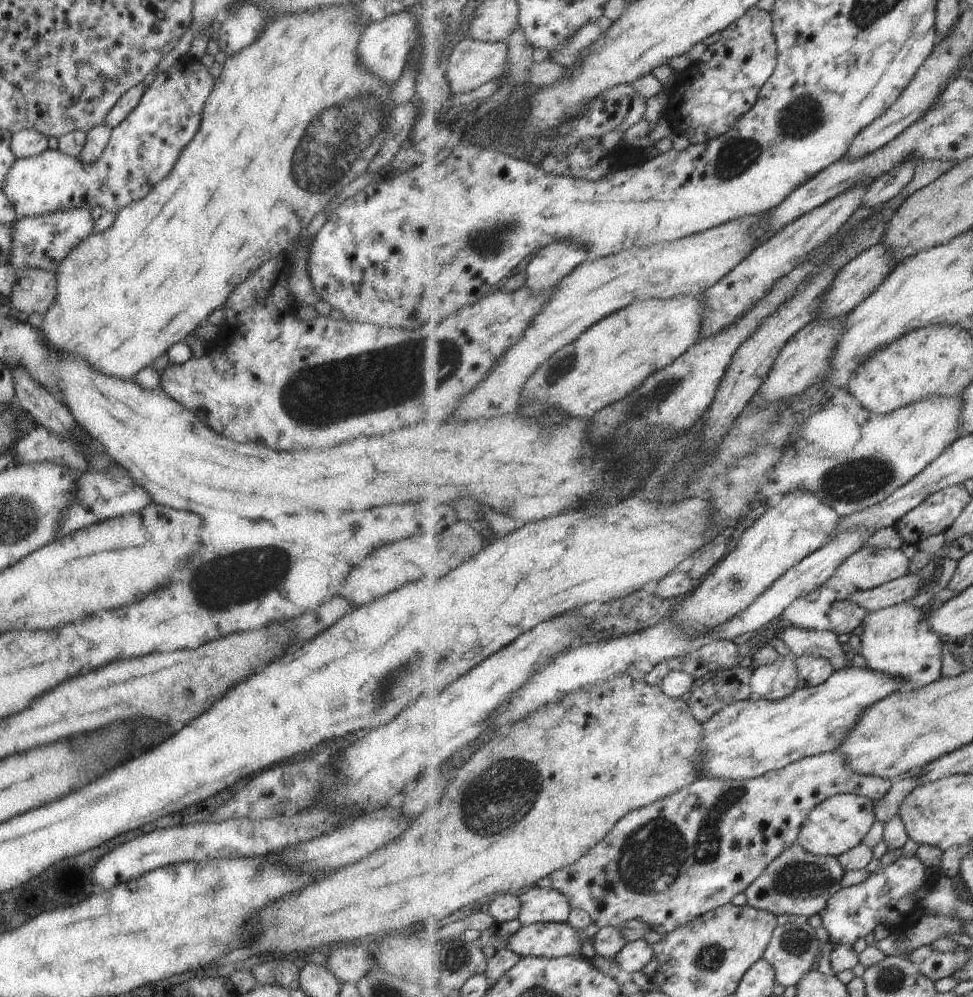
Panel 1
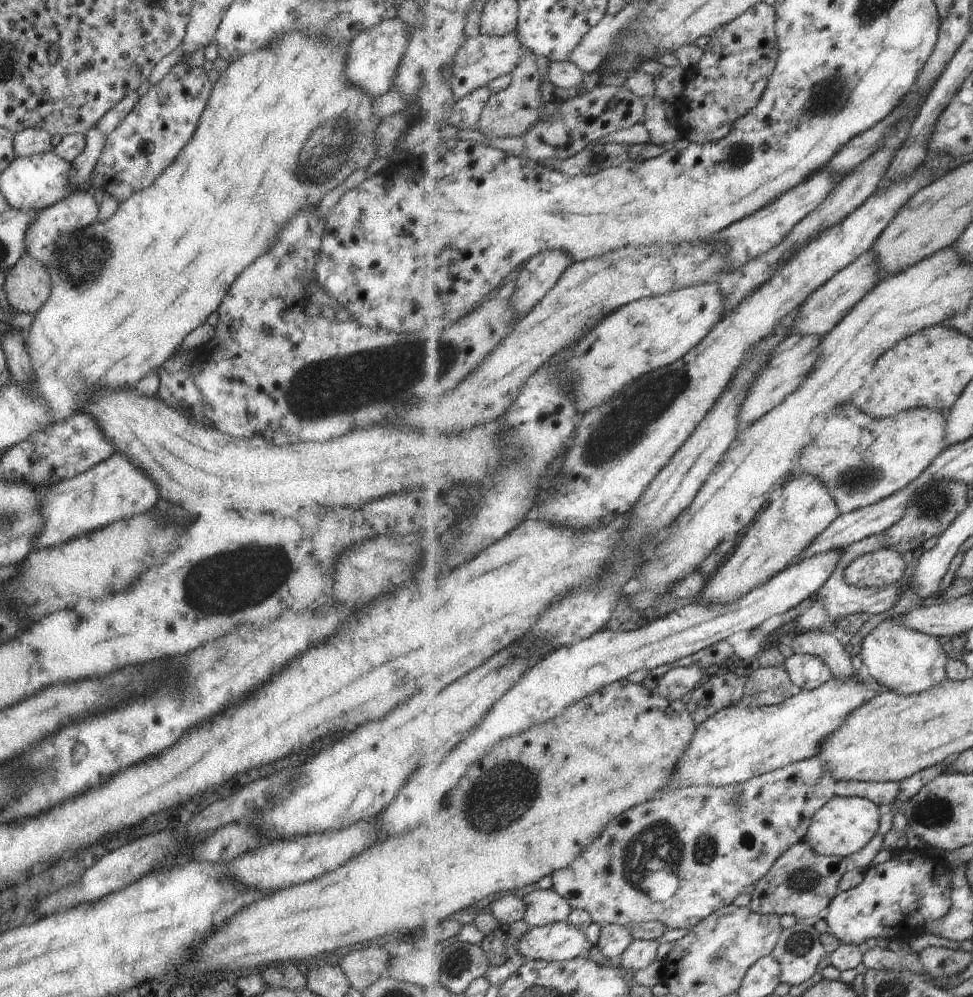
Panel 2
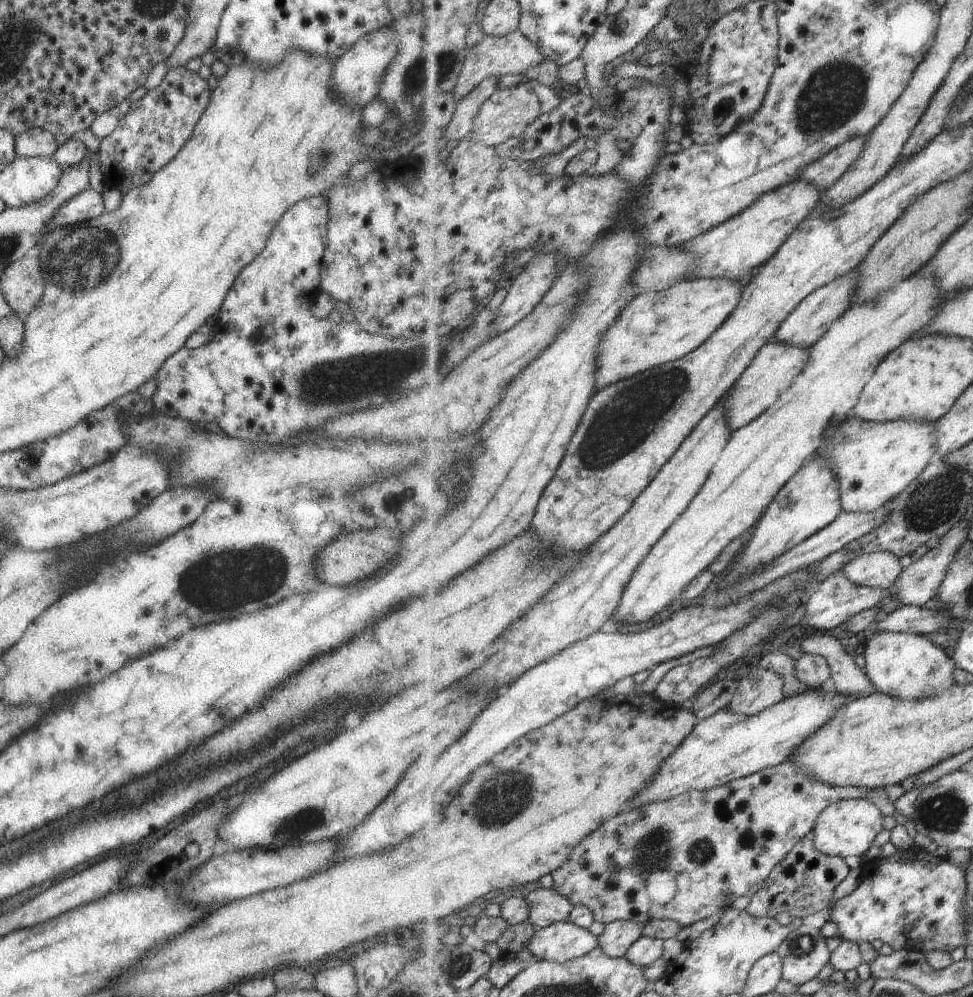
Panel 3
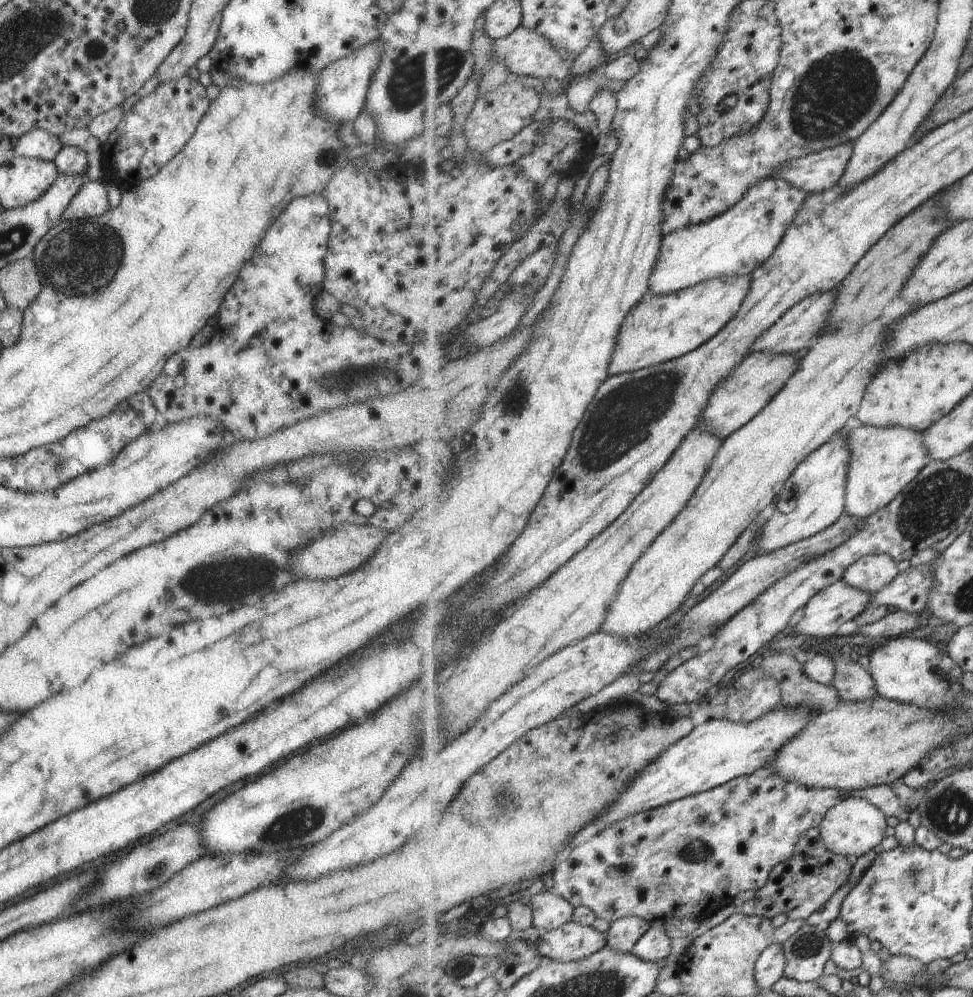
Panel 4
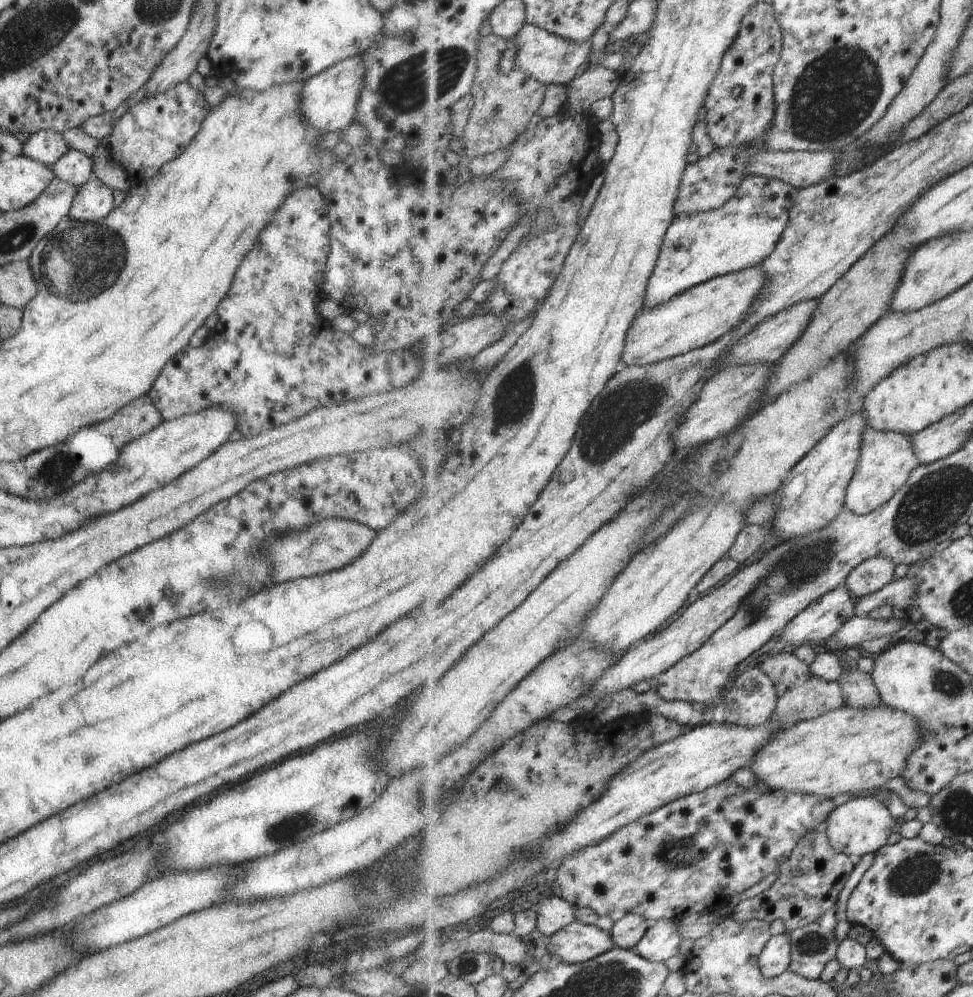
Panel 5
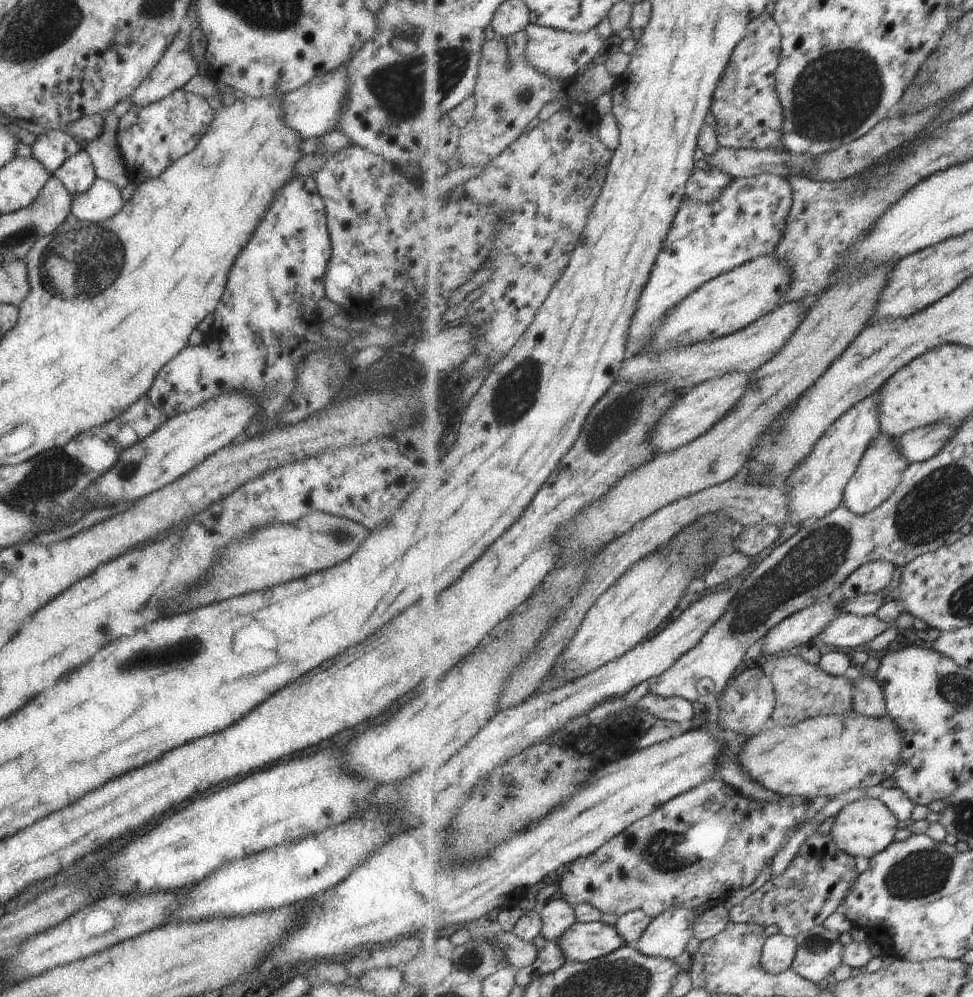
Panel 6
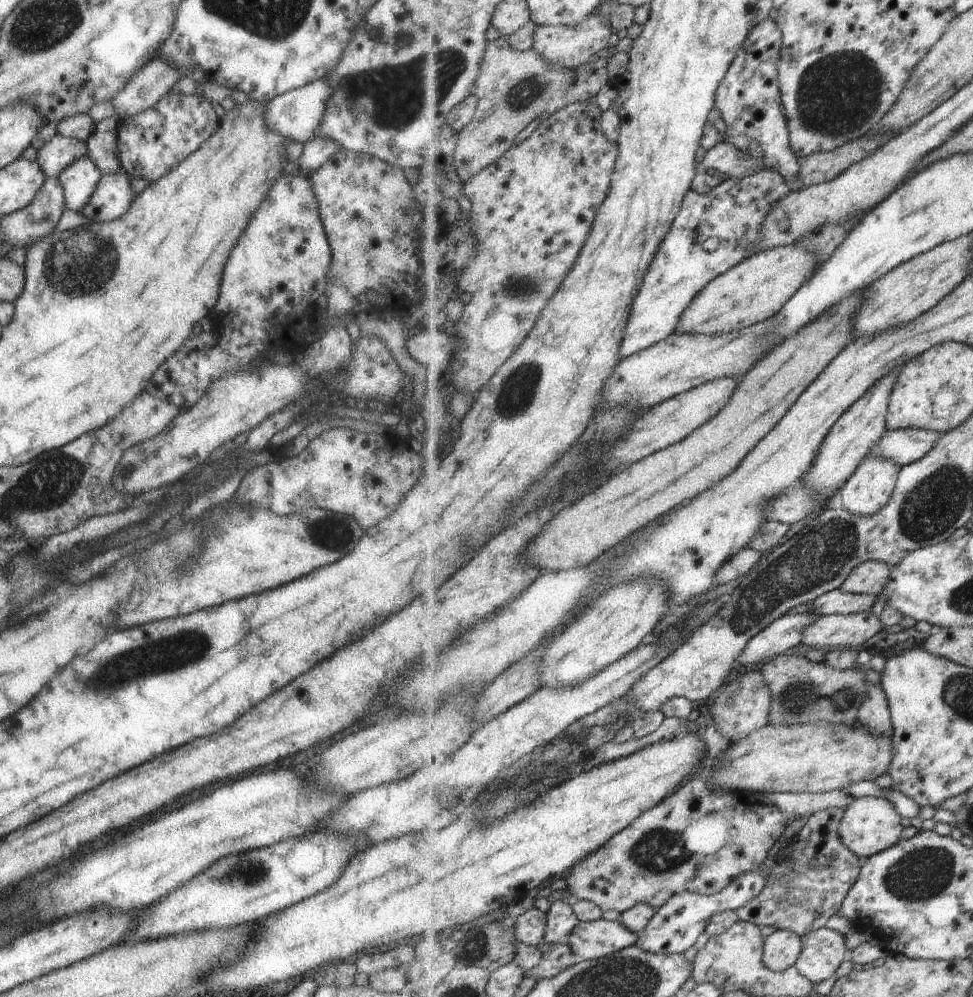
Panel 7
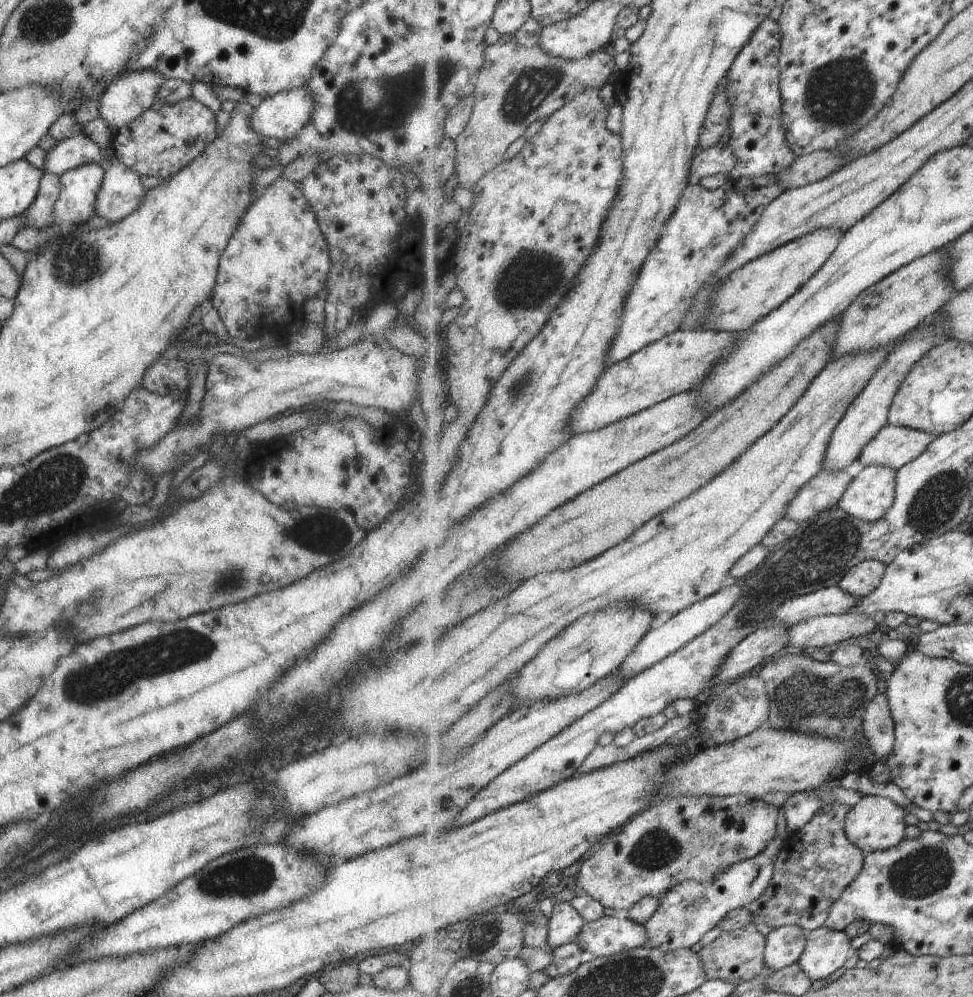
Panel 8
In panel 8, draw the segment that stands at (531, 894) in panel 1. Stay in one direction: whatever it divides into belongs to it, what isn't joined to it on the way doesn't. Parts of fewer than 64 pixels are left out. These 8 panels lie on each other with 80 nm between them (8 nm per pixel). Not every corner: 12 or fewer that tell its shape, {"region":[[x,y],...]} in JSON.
{"region":[[570,902],[555,904],[548,946],[575,943],[585,919]]}

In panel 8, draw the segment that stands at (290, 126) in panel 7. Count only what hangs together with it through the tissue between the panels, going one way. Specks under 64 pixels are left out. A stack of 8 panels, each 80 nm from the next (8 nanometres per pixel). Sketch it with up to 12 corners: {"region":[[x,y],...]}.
{"region":[[303,85],[263,99],[250,127],[270,143],[311,120]]}

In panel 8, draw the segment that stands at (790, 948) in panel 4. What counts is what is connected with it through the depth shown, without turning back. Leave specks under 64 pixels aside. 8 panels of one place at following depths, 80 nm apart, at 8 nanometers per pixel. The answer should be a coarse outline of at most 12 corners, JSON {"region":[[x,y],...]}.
{"region":[[846,931],[807,932],[798,964],[812,980],[829,978],[854,953]]}

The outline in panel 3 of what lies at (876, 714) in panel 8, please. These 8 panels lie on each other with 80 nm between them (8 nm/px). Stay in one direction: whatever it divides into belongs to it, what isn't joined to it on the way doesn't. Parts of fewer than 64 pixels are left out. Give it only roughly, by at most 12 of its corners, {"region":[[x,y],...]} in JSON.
{"region":[[825,631],[796,647],[821,655],[832,670],[831,687],[849,696],[868,696],[865,669],[845,652],[844,641]]}

